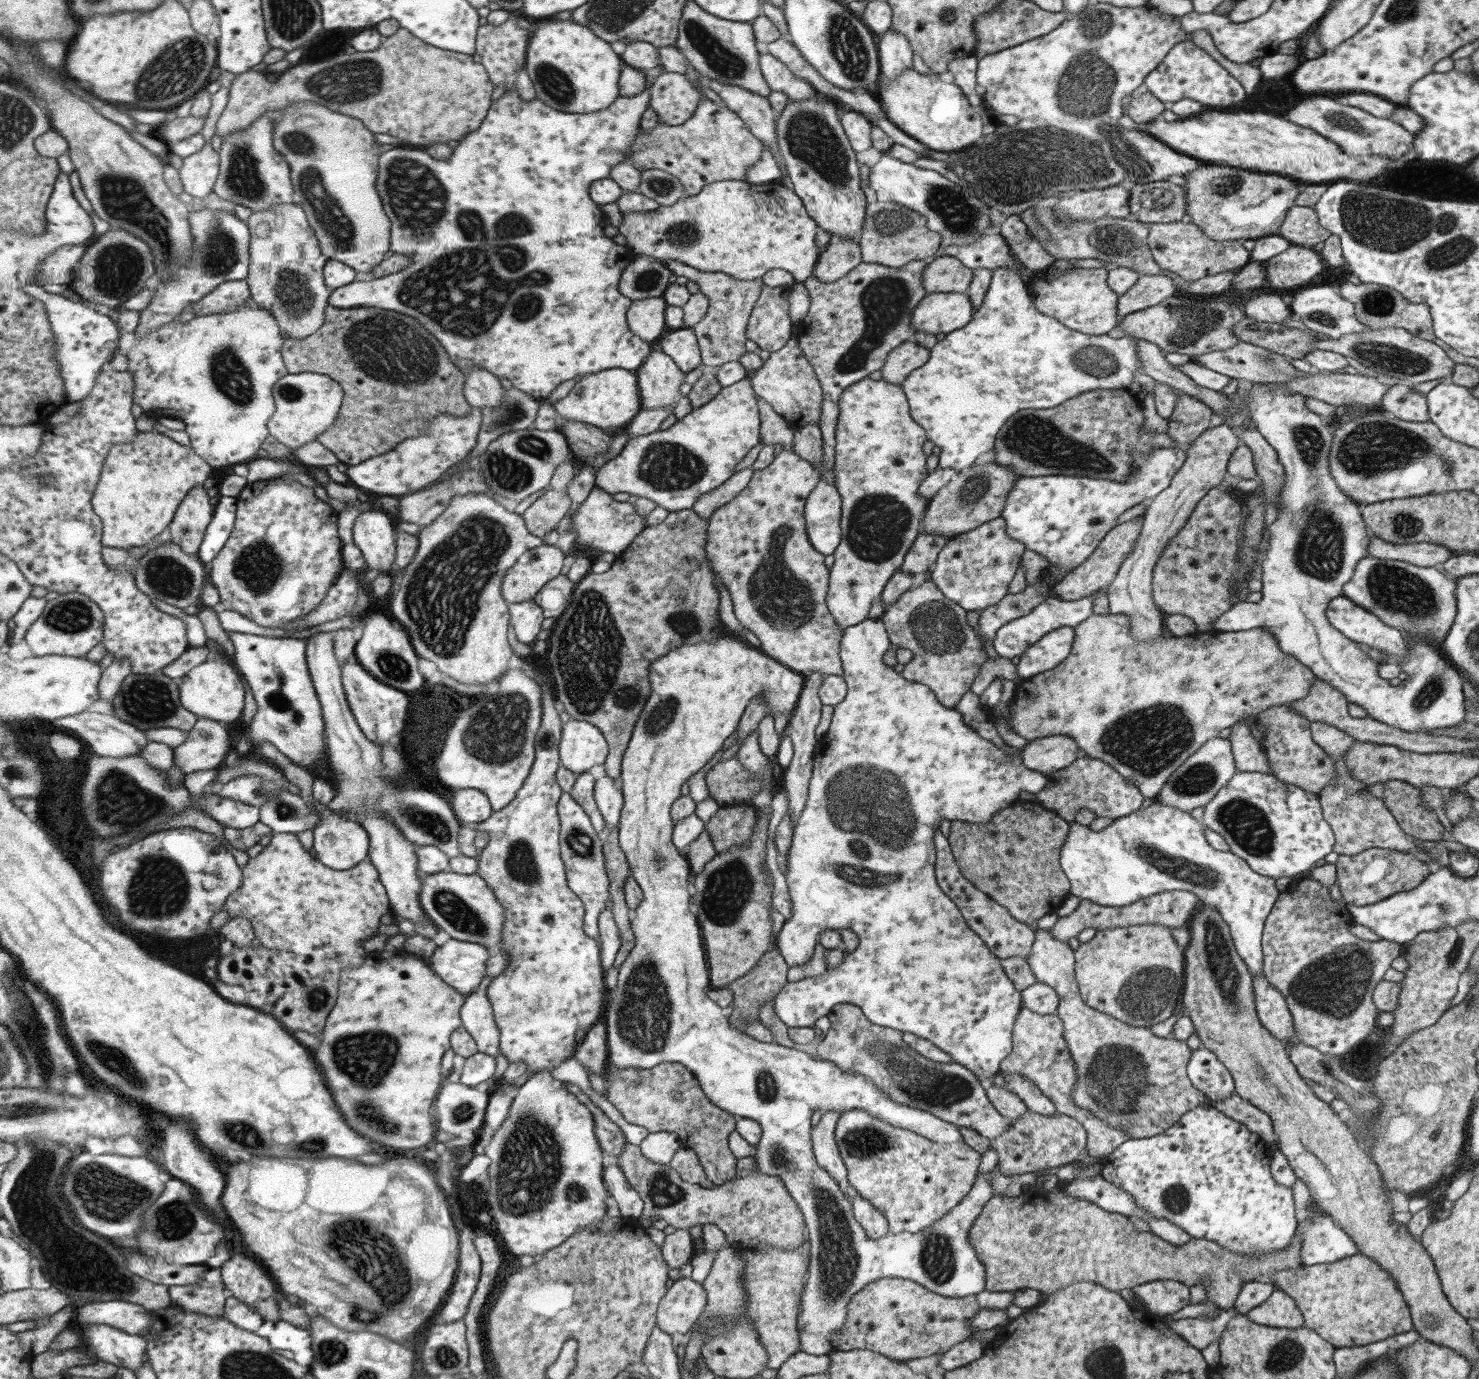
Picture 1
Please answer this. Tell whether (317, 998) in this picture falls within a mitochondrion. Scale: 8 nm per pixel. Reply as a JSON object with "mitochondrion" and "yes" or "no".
{"mitochondrion":"yes"}

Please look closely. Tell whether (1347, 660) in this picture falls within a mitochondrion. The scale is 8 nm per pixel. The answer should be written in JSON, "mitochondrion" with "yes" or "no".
{"mitochondrion":"no"}

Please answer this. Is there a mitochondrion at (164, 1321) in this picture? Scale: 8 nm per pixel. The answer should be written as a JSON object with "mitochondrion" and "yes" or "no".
{"mitochondrion":"no"}

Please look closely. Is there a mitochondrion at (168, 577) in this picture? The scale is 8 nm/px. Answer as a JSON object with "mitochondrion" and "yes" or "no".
{"mitochondrion":"yes"}

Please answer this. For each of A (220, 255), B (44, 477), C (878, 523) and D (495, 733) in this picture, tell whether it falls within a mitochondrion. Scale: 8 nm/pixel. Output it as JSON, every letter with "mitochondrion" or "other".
{"A":"mitochondrion","B":"mitochondrion","C":"mitochondrion","D":"mitochondrion"}

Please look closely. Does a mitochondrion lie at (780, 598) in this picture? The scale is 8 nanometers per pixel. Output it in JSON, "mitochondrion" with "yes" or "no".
{"mitochondrion":"yes"}

